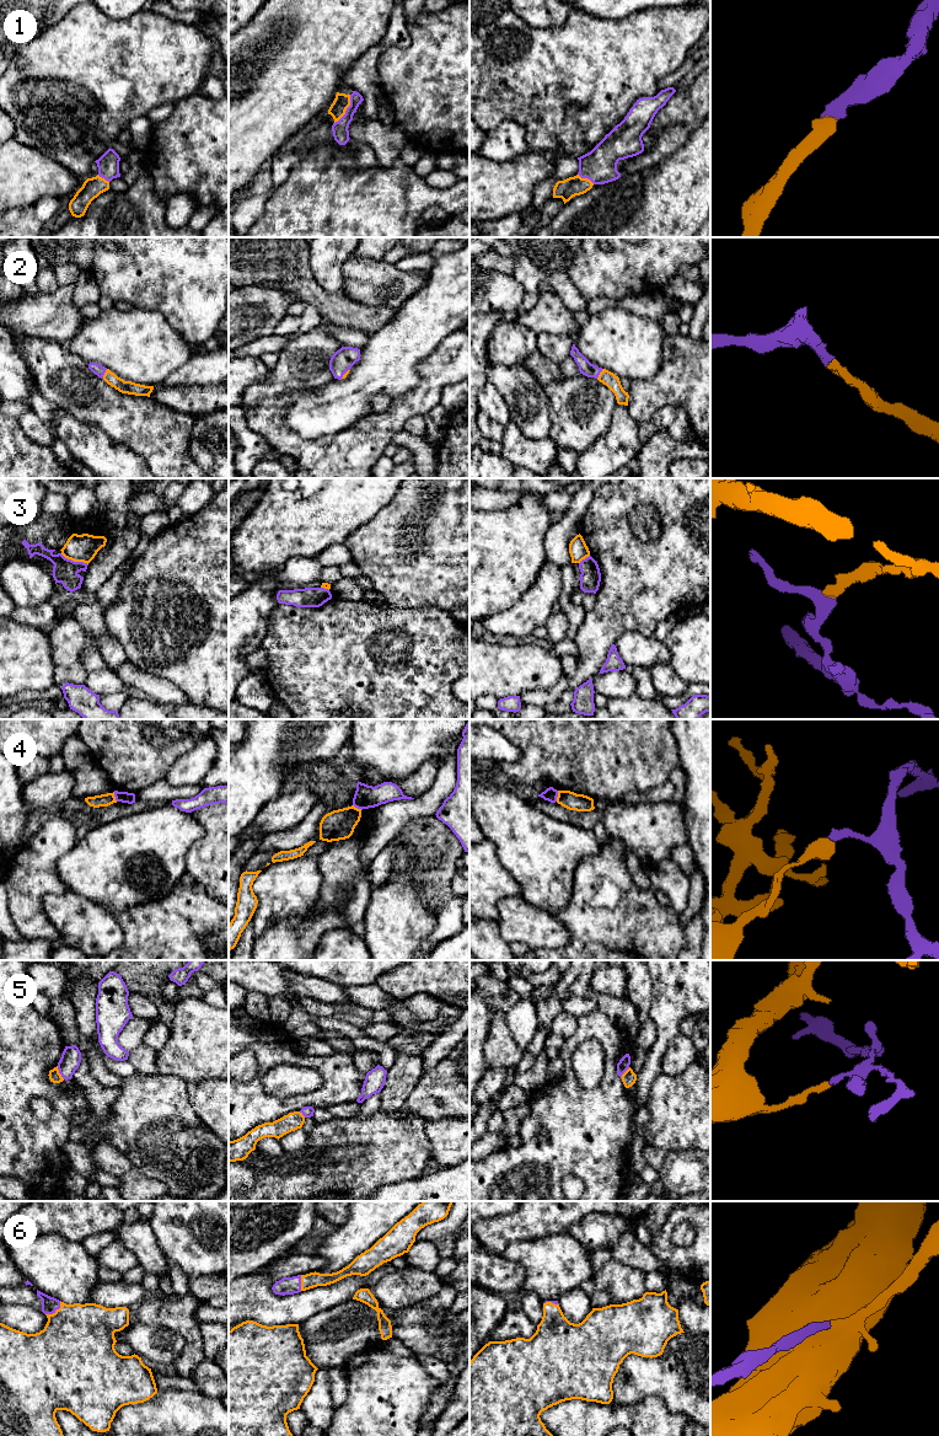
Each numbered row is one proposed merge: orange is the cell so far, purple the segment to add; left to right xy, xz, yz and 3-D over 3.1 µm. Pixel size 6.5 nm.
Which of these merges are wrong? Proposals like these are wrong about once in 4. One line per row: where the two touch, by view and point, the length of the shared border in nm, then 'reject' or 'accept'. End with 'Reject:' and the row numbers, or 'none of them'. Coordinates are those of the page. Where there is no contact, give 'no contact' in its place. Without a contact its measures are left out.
1: contact xz (345, 110); length 220 nm; accept
2: contact xy (105, 374); length 70 nm; accept
3: contact xy (74, 561); length 200 nm; reject
4: contact yz (558, 796); length 70 nm; reject
5: contact xy (58, 1072); length 100 nm; reject
6: contact xy (57, 1309); length 140 nm; accept
Reject: 3, 4, 5

